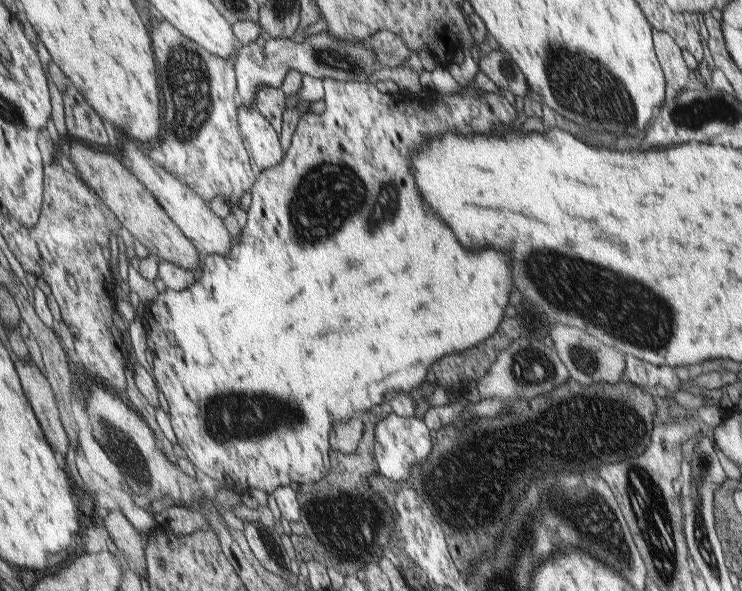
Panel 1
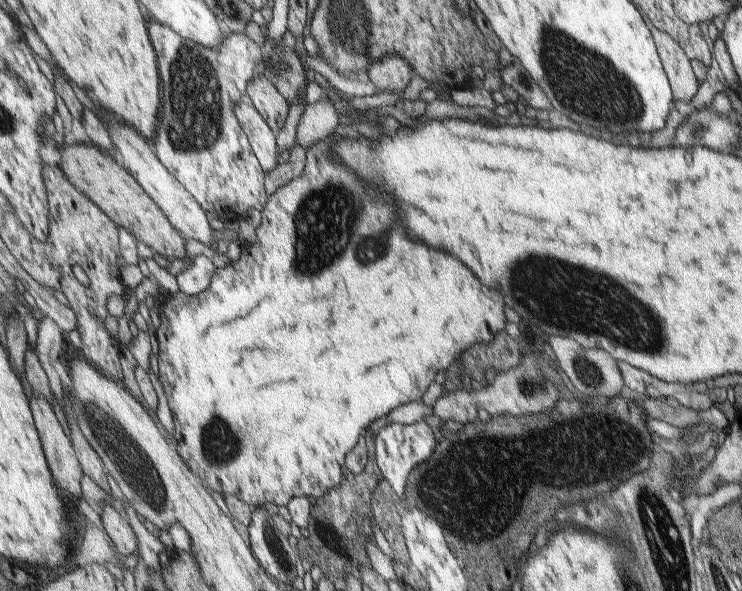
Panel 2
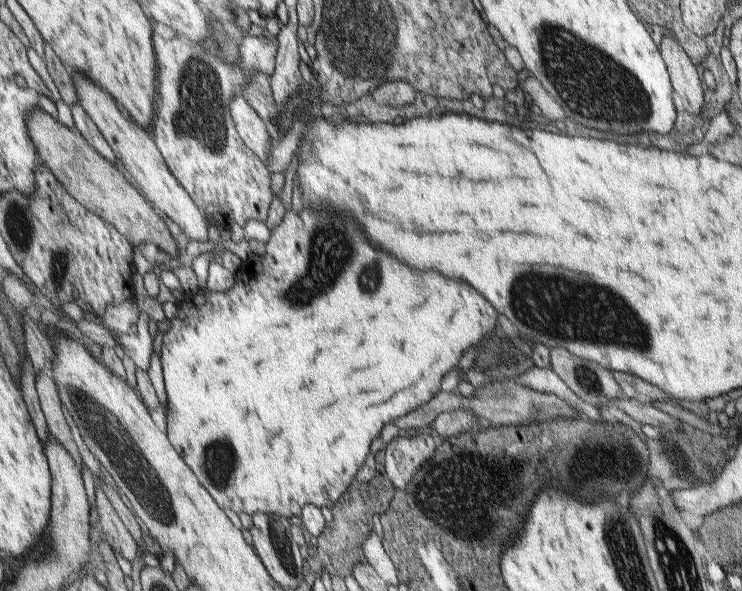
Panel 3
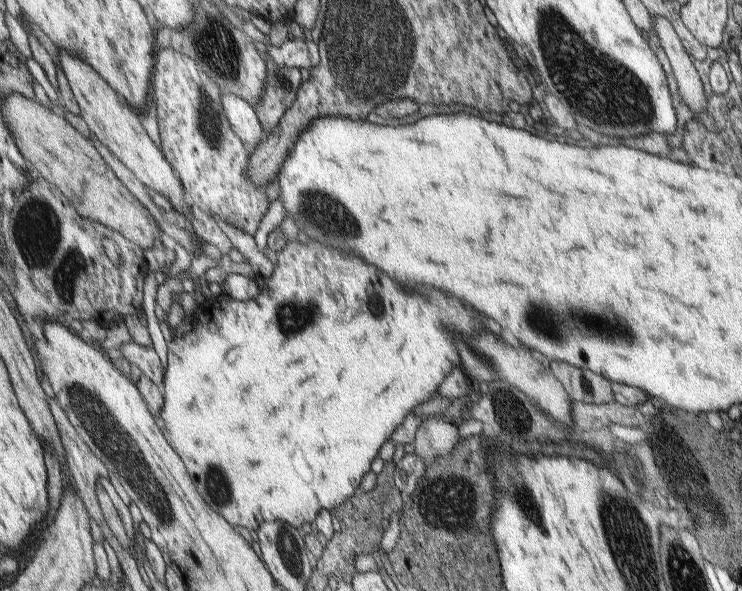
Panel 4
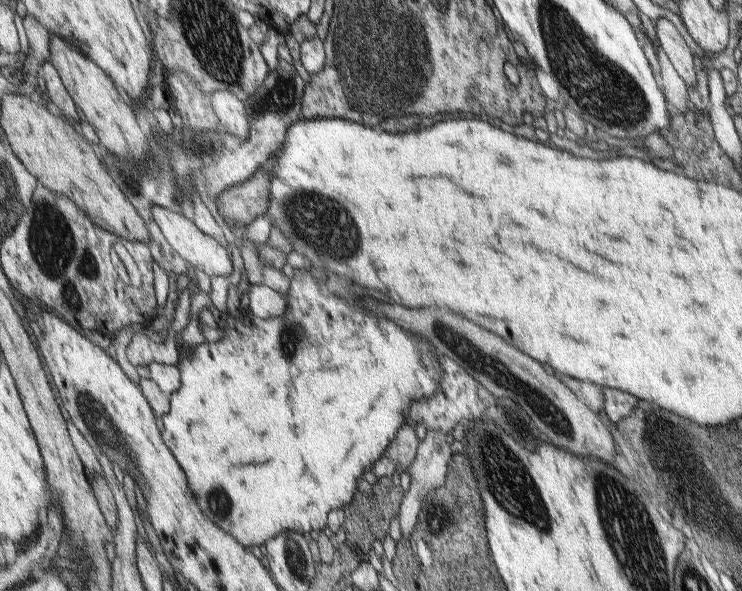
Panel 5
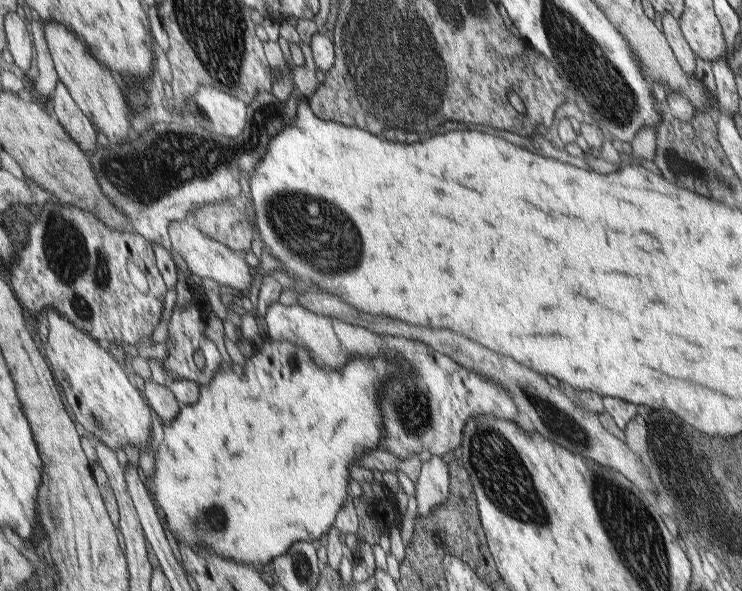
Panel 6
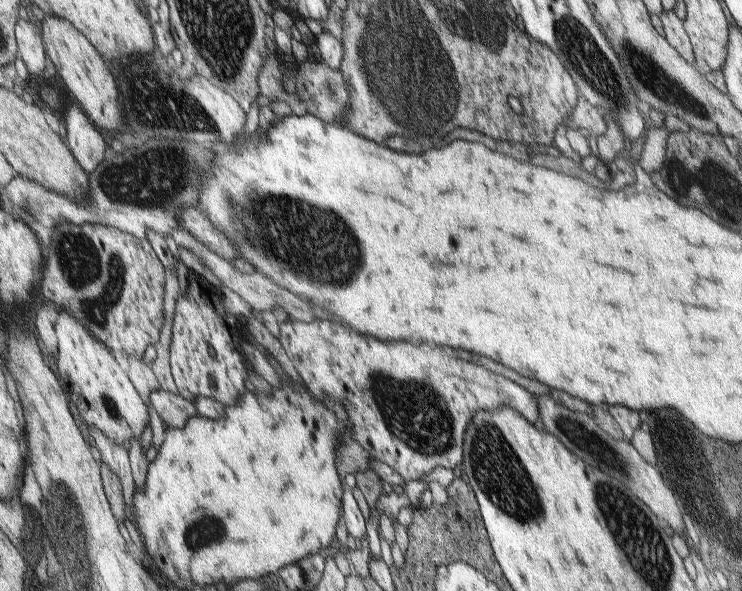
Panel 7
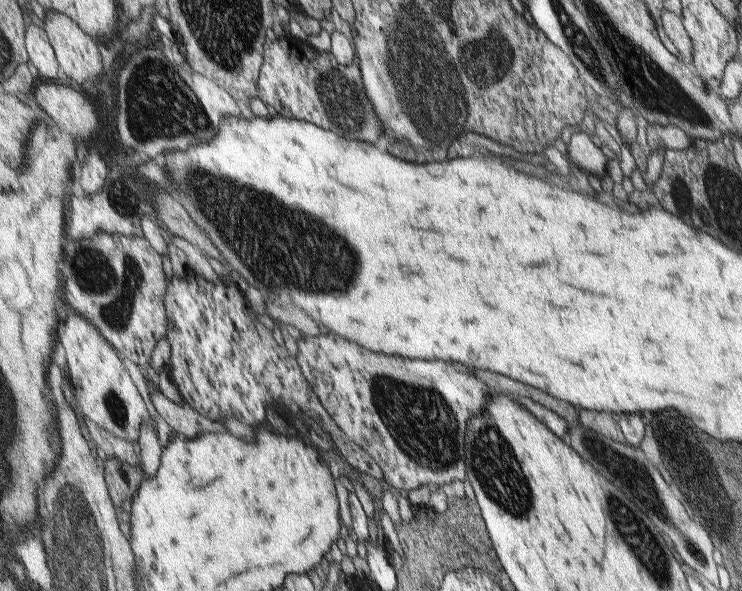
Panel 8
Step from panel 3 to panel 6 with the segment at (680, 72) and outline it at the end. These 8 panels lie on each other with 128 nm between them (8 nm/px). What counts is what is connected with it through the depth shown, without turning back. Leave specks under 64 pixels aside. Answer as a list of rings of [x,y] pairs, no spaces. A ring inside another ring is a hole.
[[[664,12],[663,16],[659,18],[659,27],[668,38],[674,56],[677,57],[678,64],[681,64],[682,68],[685,70],[685,74],[693,76],[696,70],[697,56],[692,52],[692,48],[690,48],[688,41],[684,38],[679,20],[676,20],[670,12]]]

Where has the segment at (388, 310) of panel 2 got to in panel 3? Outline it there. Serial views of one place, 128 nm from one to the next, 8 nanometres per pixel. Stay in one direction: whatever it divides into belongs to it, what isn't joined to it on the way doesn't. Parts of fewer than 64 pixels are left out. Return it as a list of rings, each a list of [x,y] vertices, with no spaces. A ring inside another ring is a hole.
[[[305,206],[300,214],[294,212],[294,210],[288,211],[286,220],[284,220],[276,230],[274,230],[271,234],[271,239],[266,243],[268,254],[264,257],[255,257],[256,262],[253,263],[250,272],[244,274],[244,276],[239,276],[238,284],[236,284],[230,292],[201,291],[198,292],[197,295],[187,296],[186,301],[179,305],[178,309],[180,311],[180,316],[178,315],[178,317],[172,321],[170,329],[166,331],[163,336],[160,360],[163,363],[164,379],[168,395],[167,418],[170,440],[173,441],[174,446],[181,452],[181,455],[185,457],[186,462],[188,462],[188,464],[194,469],[194,472],[198,473],[198,478],[200,478],[202,484],[206,485],[208,492],[214,496],[218,501],[218,504],[221,504],[222,508],[234,510],[236,514],[246,513],[253,517],[256,516],[256,514],[266,513],[277,518],[280,516],[280,519],[283,520],[292,518],[292,516],[299,516],[302,518],[302,514],[304,514],[302,508],[304,508],[306,504],[318,504],[320,507],[328,506],[328,508],[330,508],[330,506],[336,506],[338,500],[342,498],[342,494],[346,492],[354,477],[356,477],[356,480],[362,484],[372,482],[372,478],[376,476],[377,461],[372,454],[368,454],[368,450],[370,450],[370,442],[380,434],[380,430],[384,428],[384,424],[388,424],[388,422],[392,422],[392,420],[395,422],[395,420],[400,419],[401,416],[408,415],[410,411],[414,410],[414,408],[418,408],[419,406],[430,402],[430,400],[433,400],[434,396],[438,394],[438,390],[440,390],[440,382],[442,382],[444,374],[448,374],[448,372],[456,368],[460,356],[462,356],[468,348],[472,348],[472,346],[474,346],[474,348],[481,346],[483,339],[494,330],[494,326],[496,326],[496,322],[498,322],[498,312],[496,312],[496,308],[494,308],[494,306],[492,306],[492,304],[490,304],[490,302],[488,302],[488,300],[486,300],[478,290],[474,290],[470,284],[466,284],[466,282],[462,282],[462,280],[446,278],[446,276],[442,276],[442,274],[438,274],[438,272],[434,272],[434,270],[420,272],[420,270],[410,268],[408,264],[398,262],[394,256],[382,252],[378,246],[372,246],[372,244],[366,240],[366,234],[360,230],[360,224],[358,224],[354,218],[348,218],[346,224],[344,224],[344,238],[348,240],[348,258],[346,258],[344,262],[346,262],[348,270],[342,268],[342,274],[340,274],[340,276],[336,278],[336,282],[332,284],[332,290],[330,290],[330,288],[328,288],[328,290],[322,290],[318,296],[312,298],[310,304],[298,302],[298,282],[300,282],[300,280],[310,272],[310,264],[312,264],[312,244],[314,244],[314,238],[316,238],[316,234],[318,234],[318,226],[320,226],[320,222],[318,222],[318,214],[314,214],[314,212],[318,212],[318,210],[308,208],[308,206]]]

